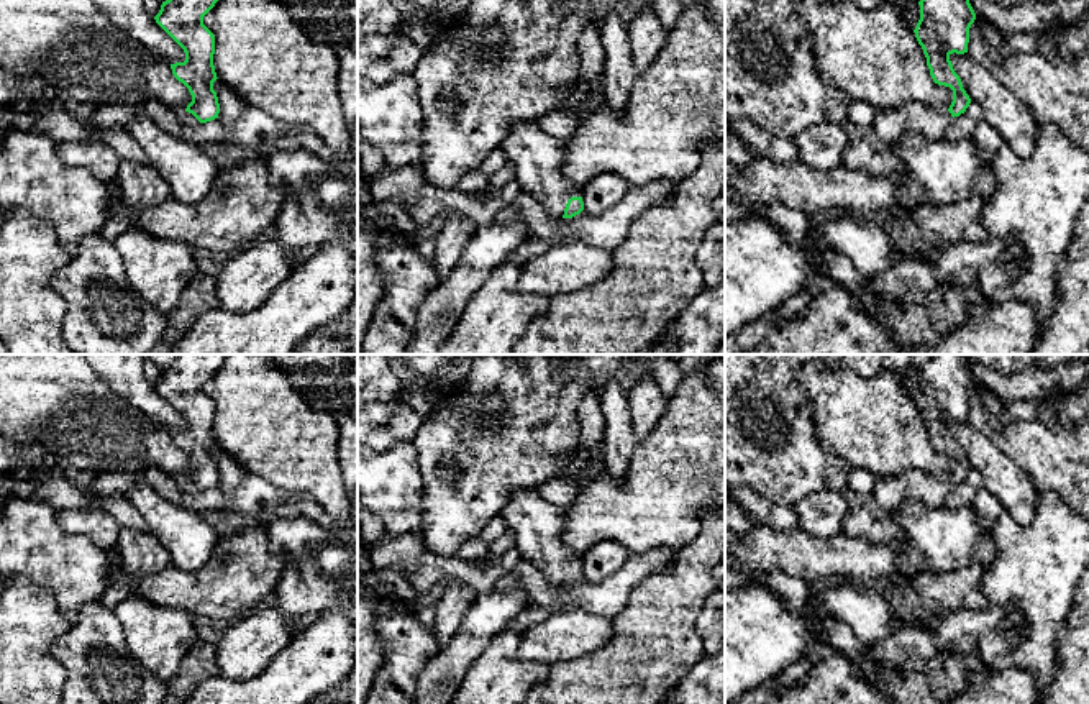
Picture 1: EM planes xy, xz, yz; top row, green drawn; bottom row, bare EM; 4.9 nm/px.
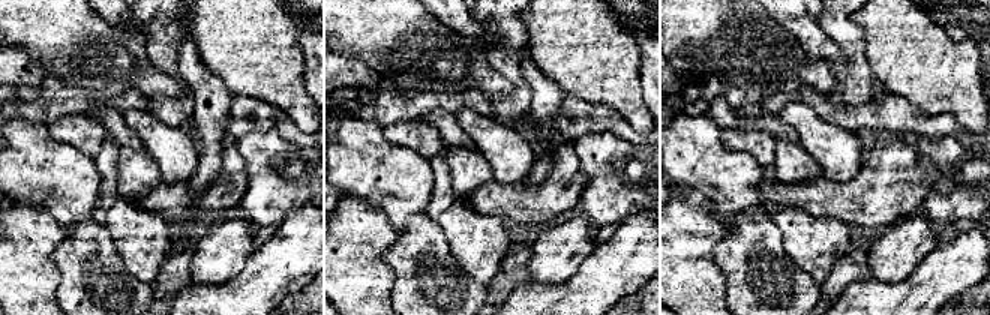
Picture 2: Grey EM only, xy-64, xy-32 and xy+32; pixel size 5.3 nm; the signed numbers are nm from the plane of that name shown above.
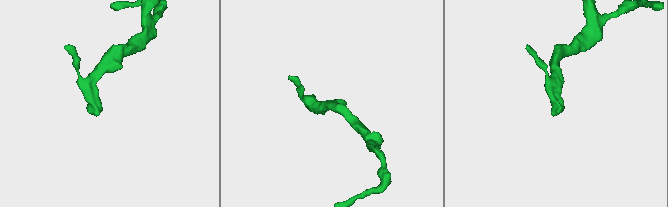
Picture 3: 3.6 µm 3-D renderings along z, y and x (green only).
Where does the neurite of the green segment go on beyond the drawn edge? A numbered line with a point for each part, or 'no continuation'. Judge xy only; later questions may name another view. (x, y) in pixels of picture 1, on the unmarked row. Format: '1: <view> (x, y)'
1: xy (187, 486)

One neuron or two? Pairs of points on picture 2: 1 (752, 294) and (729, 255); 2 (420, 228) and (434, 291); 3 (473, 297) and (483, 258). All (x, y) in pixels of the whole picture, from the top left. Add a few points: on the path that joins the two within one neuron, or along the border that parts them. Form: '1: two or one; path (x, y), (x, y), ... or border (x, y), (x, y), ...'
1: one; path (752, 285), (752, 278), (738, 264)
2: one; path (422, 243), (422, 263), (426, 276)
3: two; border (453, 257), (467, 273), (486, 287)

